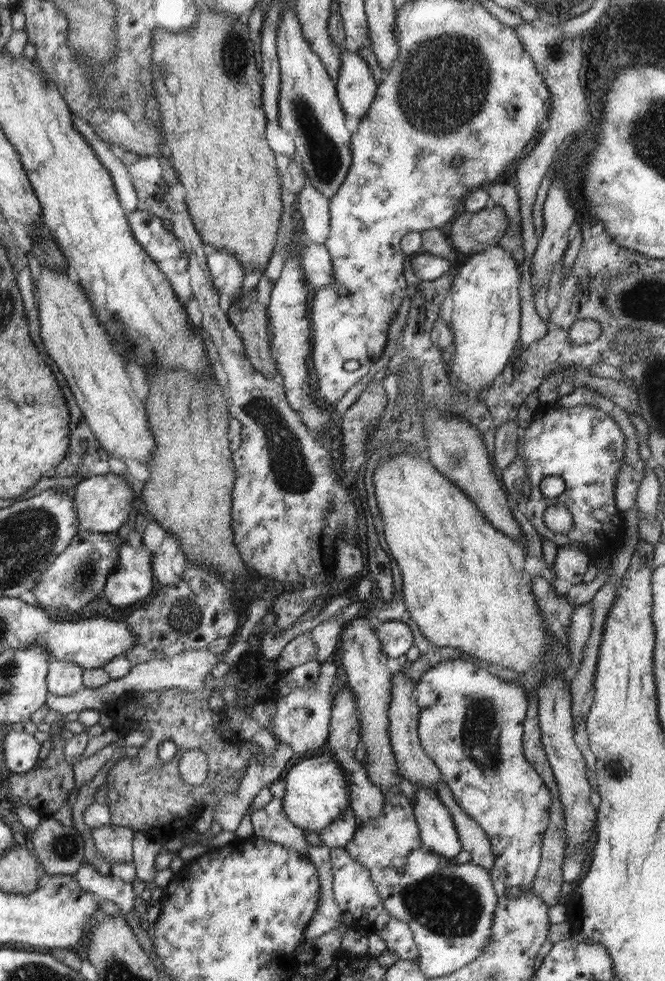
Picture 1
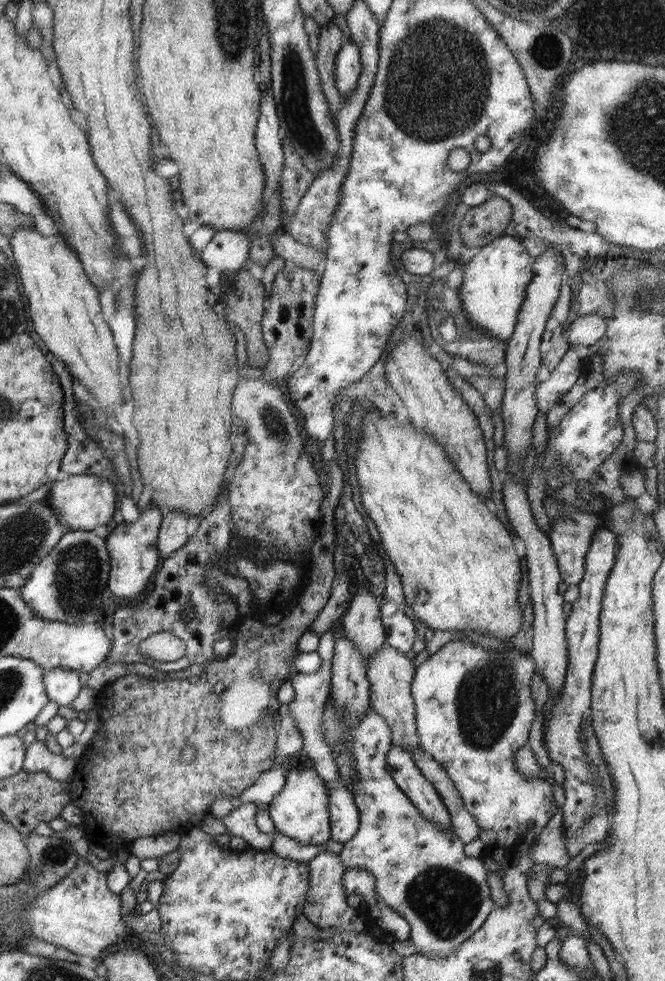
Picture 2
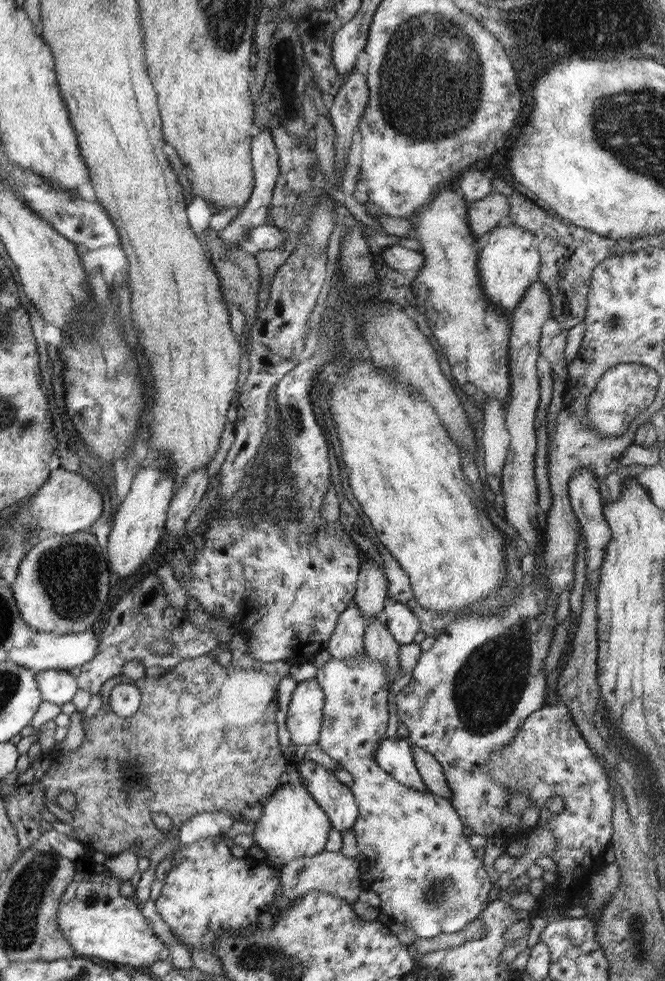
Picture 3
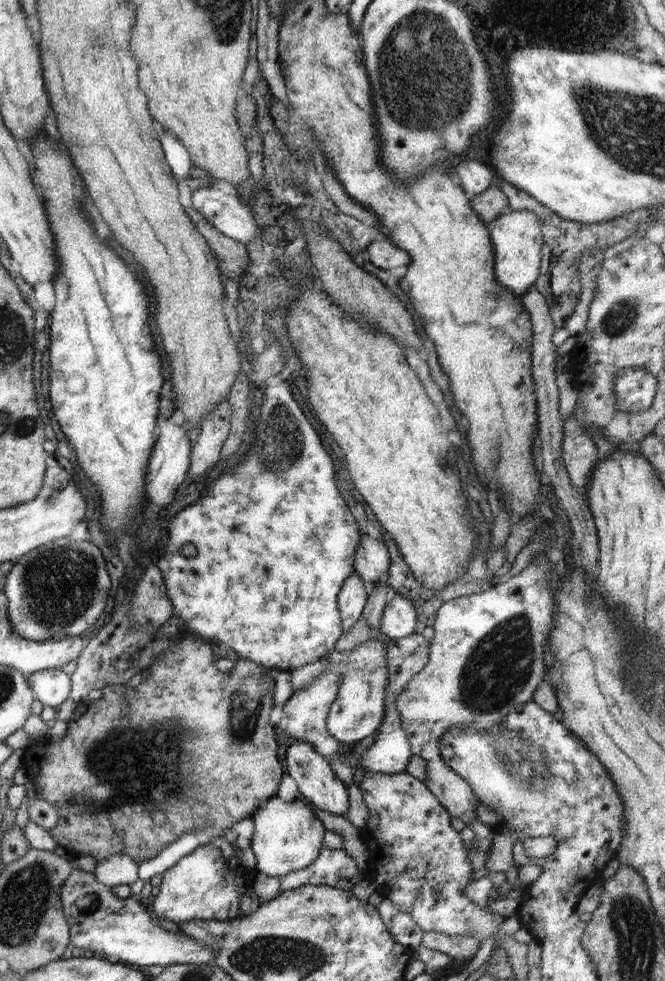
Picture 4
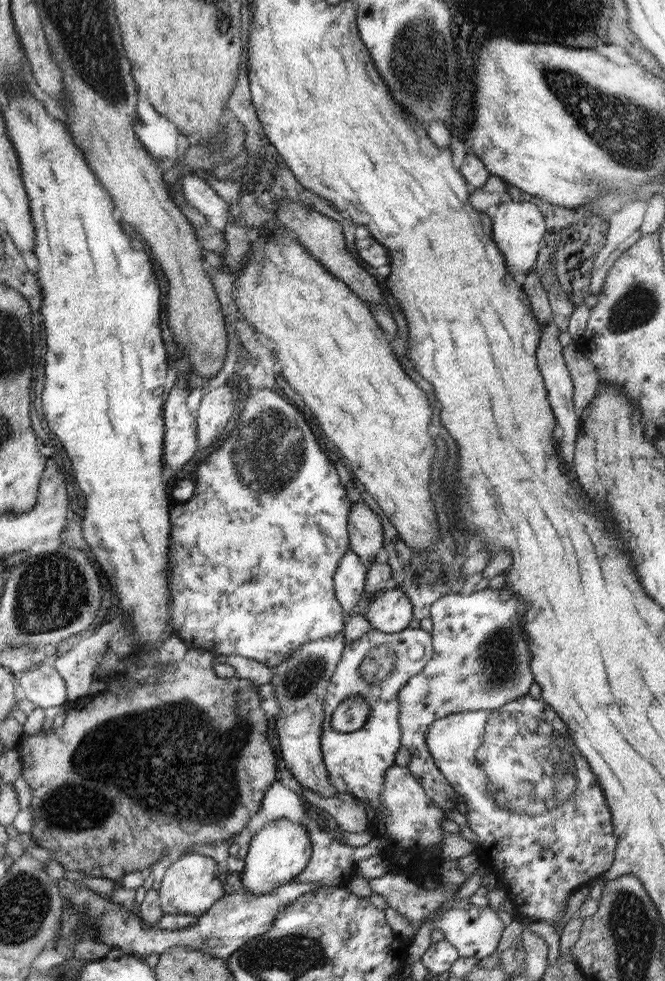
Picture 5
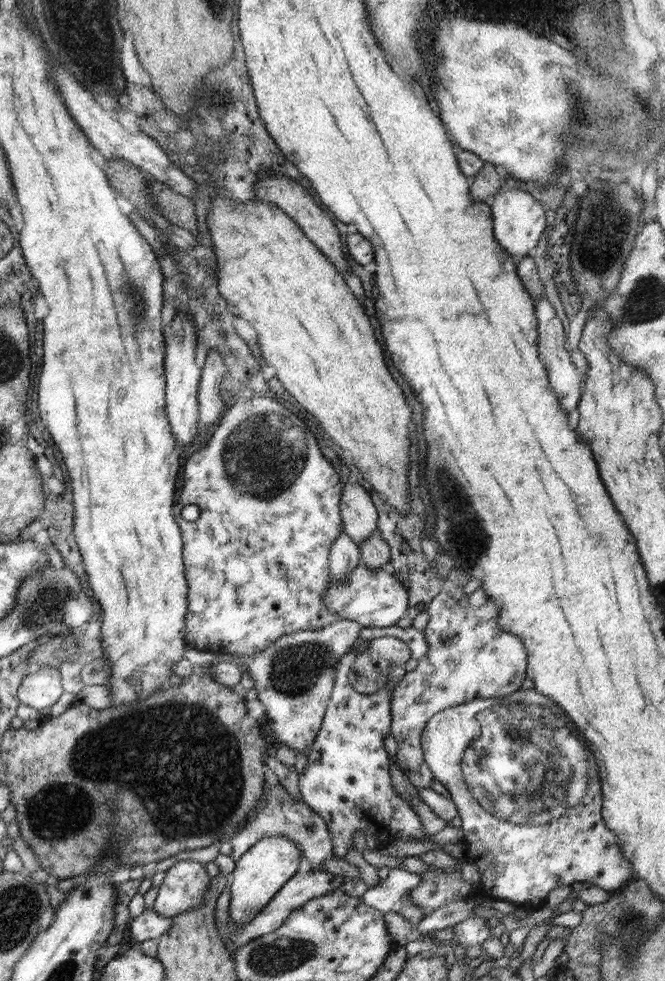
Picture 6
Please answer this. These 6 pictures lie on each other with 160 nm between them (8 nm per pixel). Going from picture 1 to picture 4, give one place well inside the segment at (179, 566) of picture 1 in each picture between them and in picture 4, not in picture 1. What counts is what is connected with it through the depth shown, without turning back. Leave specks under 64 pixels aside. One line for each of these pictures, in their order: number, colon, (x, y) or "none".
2: (173, 534)
3: (189, 492)
4: (205, 452)

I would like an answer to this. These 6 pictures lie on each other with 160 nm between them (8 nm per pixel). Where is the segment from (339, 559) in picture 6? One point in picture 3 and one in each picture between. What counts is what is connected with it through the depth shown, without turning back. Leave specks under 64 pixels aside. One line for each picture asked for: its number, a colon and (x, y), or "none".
3: (346, 642)
4: (352, 598)
5: (349, 578)

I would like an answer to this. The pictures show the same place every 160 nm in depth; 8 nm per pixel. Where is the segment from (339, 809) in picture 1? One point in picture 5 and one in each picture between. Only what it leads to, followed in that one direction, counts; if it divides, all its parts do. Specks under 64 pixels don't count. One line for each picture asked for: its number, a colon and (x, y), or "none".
2: (300, 811)
3: (292, 825)
4: (287, 837)
5: (281, 849)

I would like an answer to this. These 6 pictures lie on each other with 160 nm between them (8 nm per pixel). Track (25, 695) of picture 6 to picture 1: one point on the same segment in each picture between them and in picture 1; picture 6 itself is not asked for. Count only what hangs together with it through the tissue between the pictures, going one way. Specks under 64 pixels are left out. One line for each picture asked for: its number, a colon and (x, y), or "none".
1: (64, 678)
2: (62, 685)
3: (56, 686)
4: (52, 687)
5: (43, 685)

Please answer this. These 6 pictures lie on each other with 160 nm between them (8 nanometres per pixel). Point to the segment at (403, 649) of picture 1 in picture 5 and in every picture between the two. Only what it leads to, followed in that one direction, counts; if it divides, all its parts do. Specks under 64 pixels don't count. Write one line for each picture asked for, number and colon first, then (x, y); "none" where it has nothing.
2: (401, 633)
3: (403, 625)
4: (399, 618)
5: (390, 610)

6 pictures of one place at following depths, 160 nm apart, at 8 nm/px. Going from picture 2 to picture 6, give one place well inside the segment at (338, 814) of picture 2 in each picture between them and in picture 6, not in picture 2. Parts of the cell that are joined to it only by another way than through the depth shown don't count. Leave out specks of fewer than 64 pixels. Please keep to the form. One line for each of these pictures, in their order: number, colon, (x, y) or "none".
3: (336, 799)
4: (316, 780)
5: (300, 682)
6: (294, 677)

